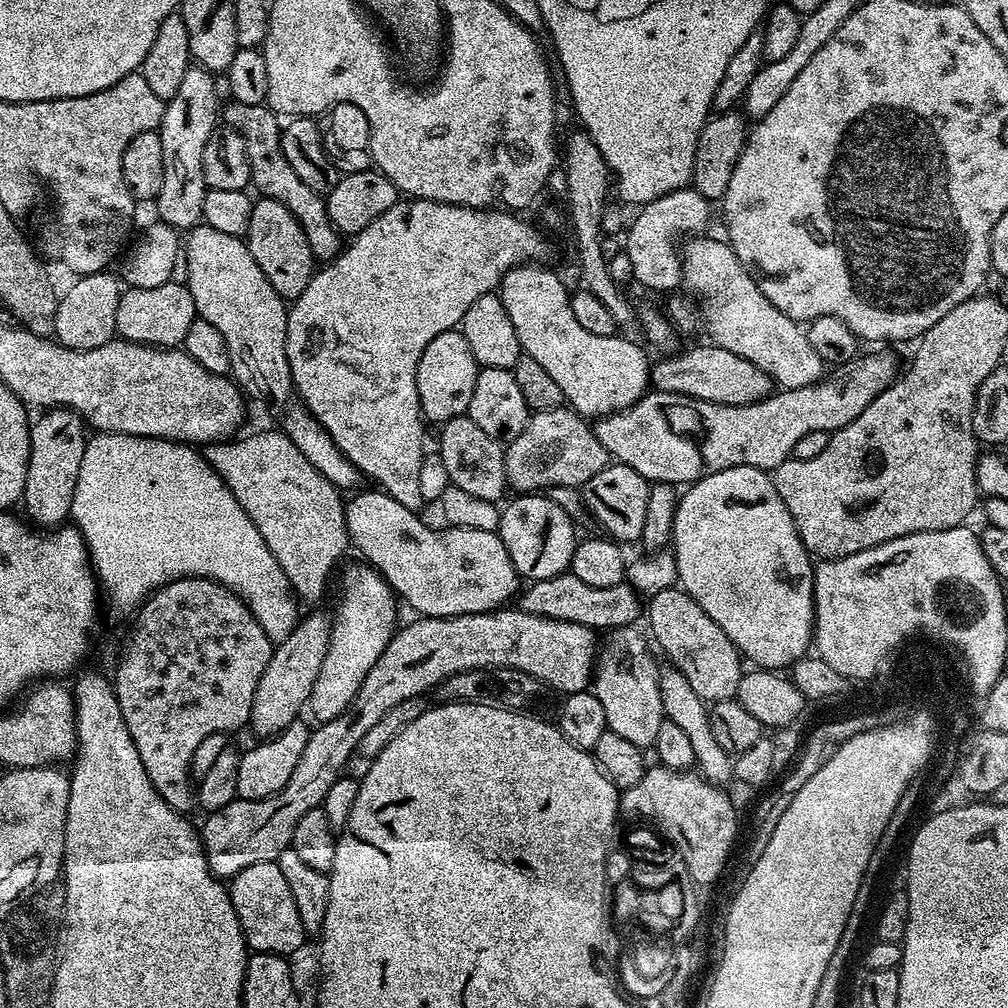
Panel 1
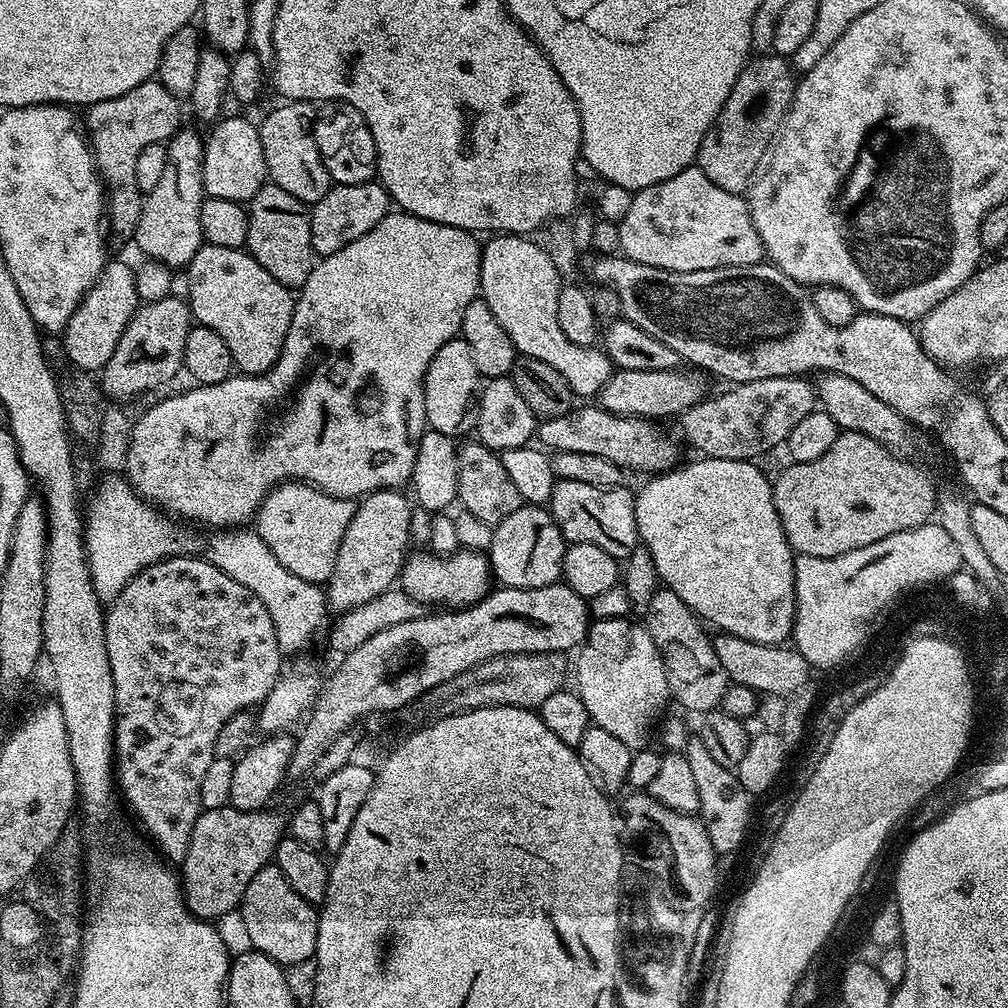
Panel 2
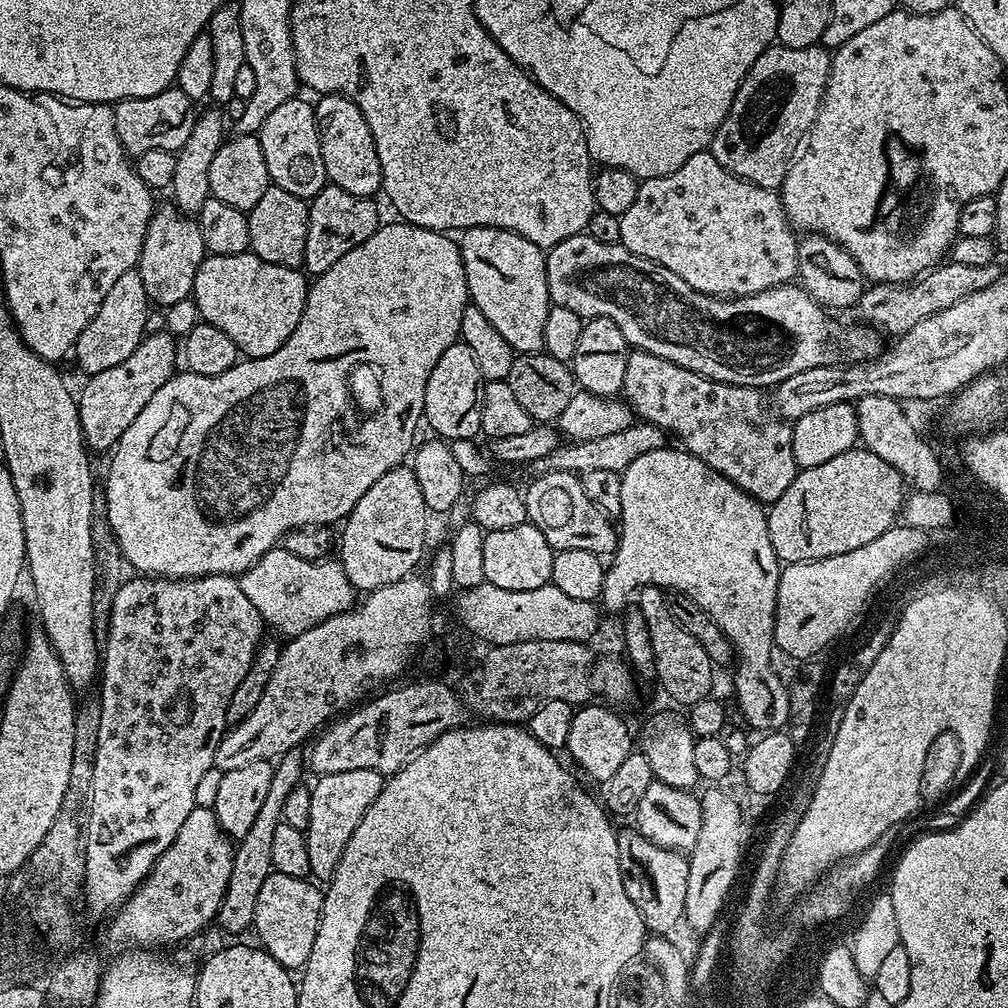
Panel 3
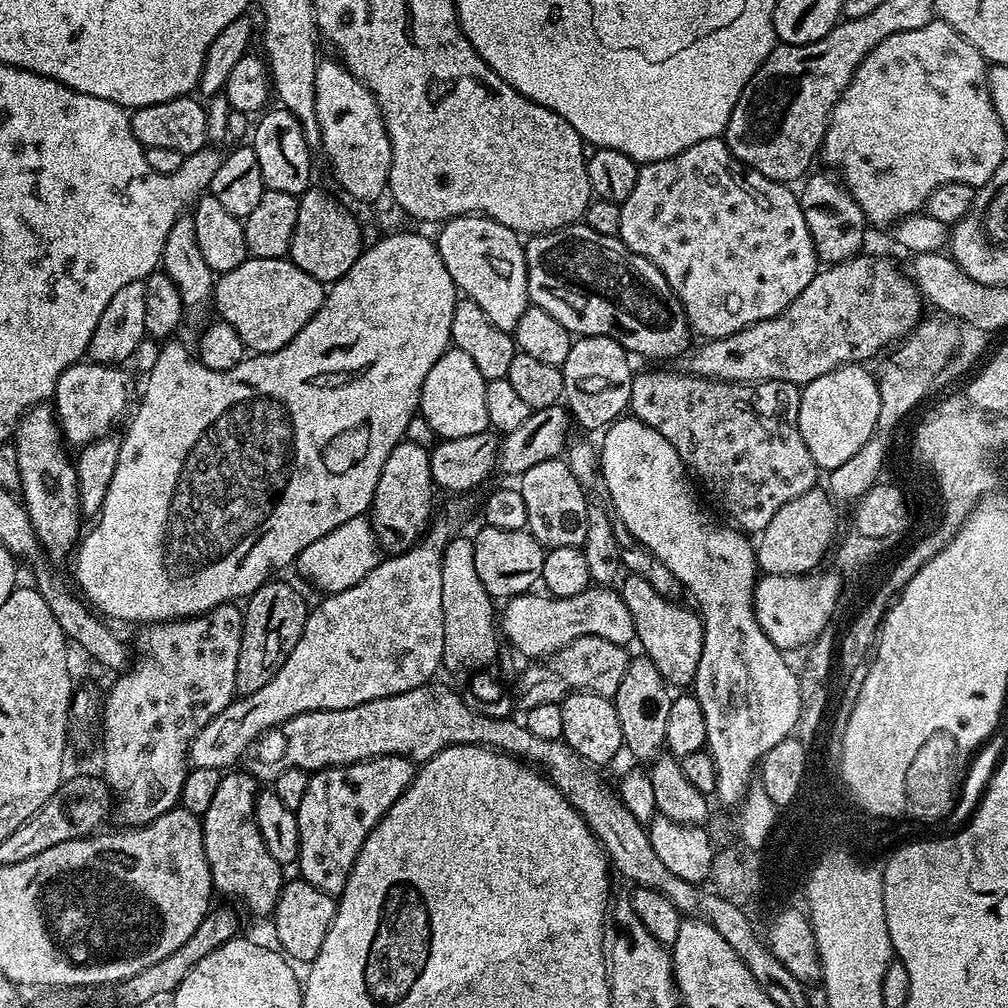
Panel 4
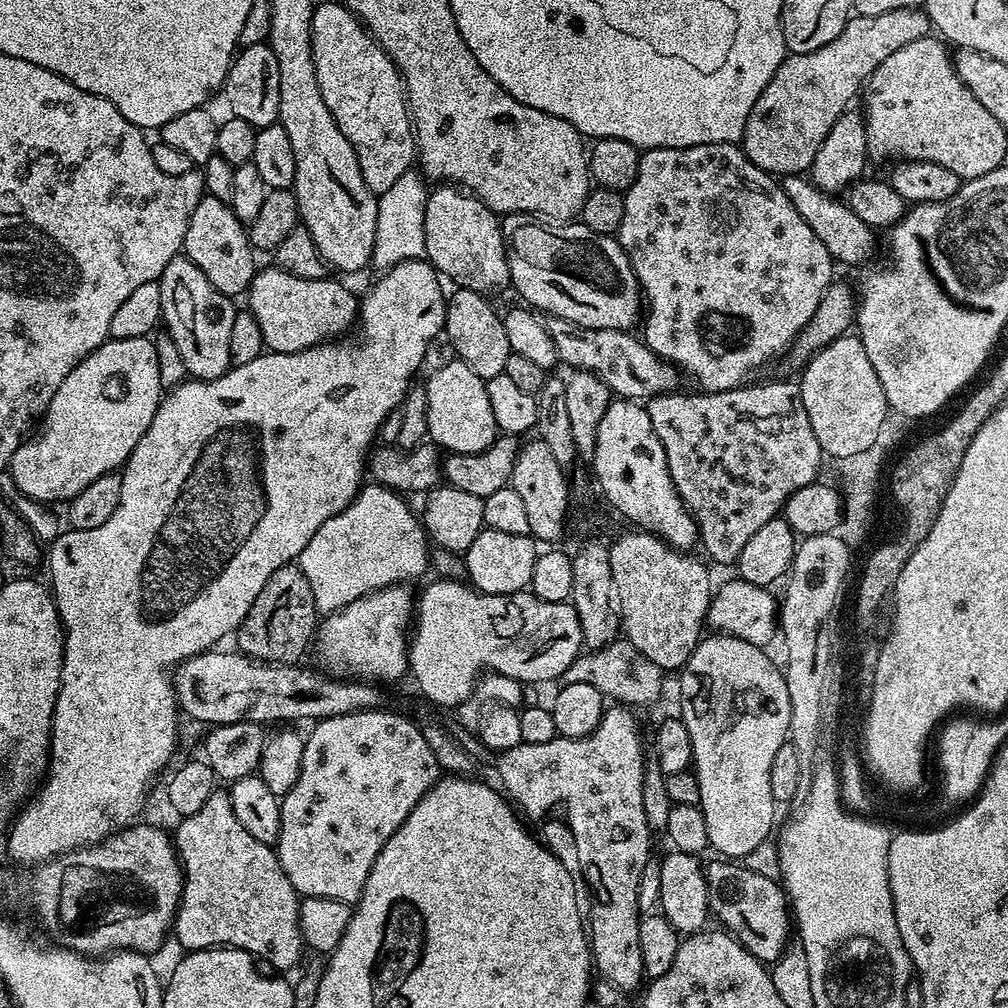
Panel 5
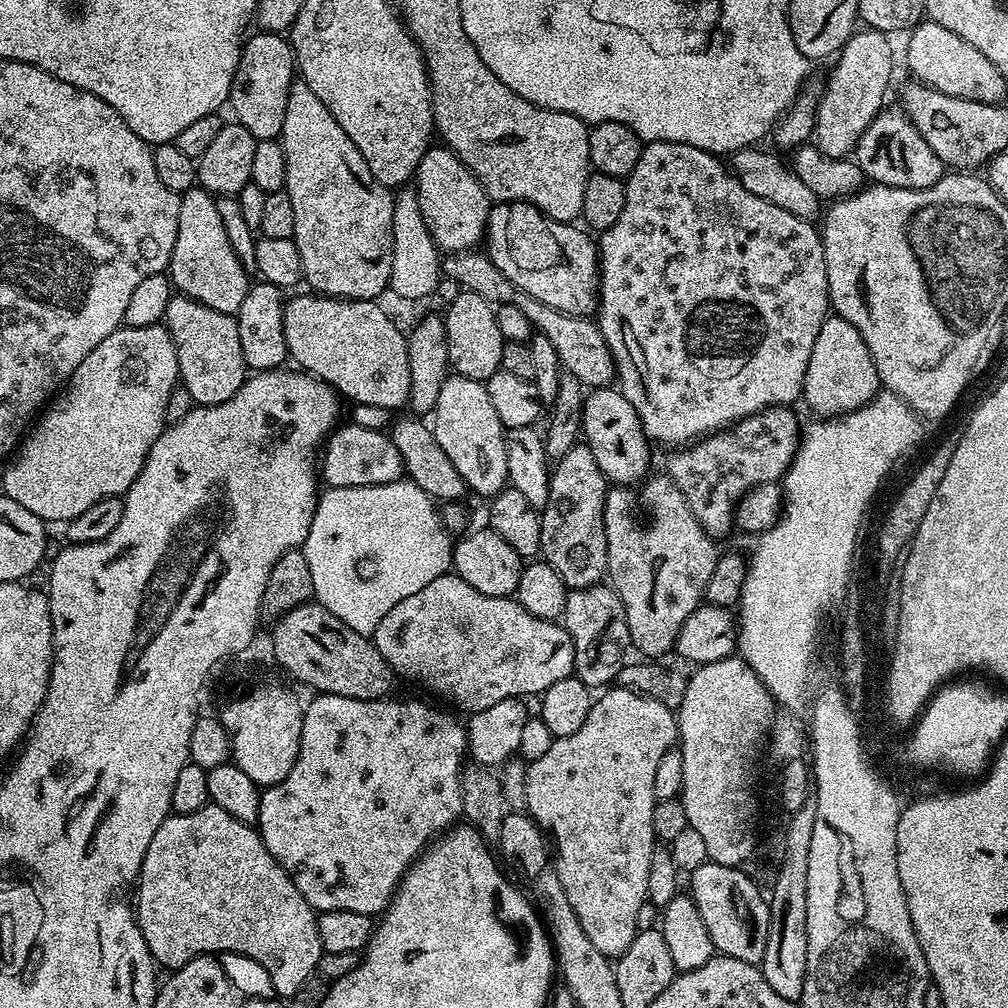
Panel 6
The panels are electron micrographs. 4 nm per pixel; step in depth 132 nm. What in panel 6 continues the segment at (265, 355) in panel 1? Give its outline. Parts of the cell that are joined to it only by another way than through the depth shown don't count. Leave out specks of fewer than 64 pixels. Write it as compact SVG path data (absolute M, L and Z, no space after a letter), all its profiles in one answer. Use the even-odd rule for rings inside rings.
M296 296L284 306L286 346L291 363L324 380L353 405L404 408L410 394L407 335L376 300L339 300L337 296Z

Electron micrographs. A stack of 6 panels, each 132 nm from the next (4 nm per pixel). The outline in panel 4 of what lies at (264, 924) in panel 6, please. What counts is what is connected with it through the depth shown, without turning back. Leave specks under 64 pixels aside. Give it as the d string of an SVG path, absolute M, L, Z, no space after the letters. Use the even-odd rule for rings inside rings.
M228 770L221 775L218 782L218 790L214 799L210 802L210 810L206 810L202 817L204 826L204 849L206 850L206 862L210 866L212 875L212 887L217 893L229 896L232 900L241 900L256 916L271 917L276 909L276 903L280 897L280 889L286 883L282 866L270 858L270 850L266 850L266 842L262 842L262 834L256 825L254 818L254 806L258 782L249 772L243 770Z

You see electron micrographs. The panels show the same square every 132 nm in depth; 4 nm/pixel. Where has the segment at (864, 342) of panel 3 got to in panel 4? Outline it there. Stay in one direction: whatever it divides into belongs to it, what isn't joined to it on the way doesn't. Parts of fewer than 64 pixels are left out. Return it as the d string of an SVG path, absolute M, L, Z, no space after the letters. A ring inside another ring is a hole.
M577 222L553 232L533 235L529 240L532 241L524 244L528 299L535 307L546 310L550 318L558 318L558 322L562 322L562 326L566 326L573 337L609 336L629 354L636 355L637 352L654 360L670 356L679 358L689 351L694 333L670 282L666 282L666 278L651 262L634 254L619 238L598 234L583 222Z

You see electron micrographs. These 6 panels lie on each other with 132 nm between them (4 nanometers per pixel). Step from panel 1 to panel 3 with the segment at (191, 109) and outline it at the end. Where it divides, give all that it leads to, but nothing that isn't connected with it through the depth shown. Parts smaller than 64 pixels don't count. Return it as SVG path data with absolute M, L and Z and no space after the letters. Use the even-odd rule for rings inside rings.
M175 206L157 207L148 223L138 265L138 271L142 274L142 286L146 286L149 301L153 305L161 304L161 309L166 310L174 306L174 302L189 299L198 266L205 255L199 223Z

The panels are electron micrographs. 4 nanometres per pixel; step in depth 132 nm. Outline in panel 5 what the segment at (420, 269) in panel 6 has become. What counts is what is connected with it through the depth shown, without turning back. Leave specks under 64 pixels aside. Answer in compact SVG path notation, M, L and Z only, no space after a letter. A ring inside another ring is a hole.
M409 170L398 178L389 190L377 199L378 223L375 231L374 250L371 265L385 272L398 262L419 260L425 257L425 203L428 200L428 186L421 173Z

